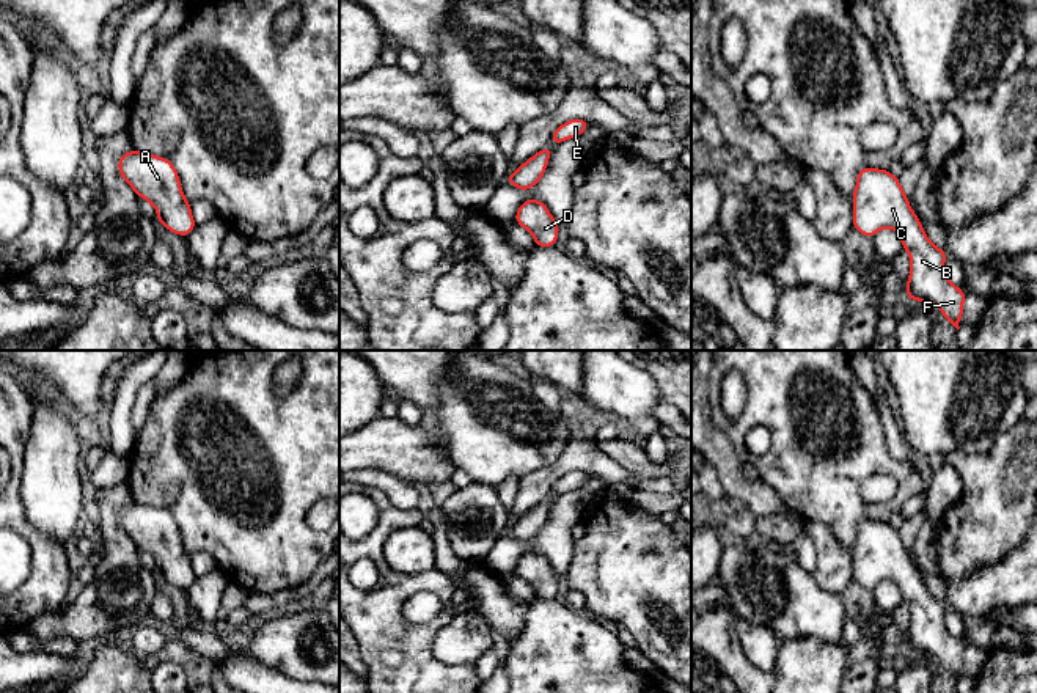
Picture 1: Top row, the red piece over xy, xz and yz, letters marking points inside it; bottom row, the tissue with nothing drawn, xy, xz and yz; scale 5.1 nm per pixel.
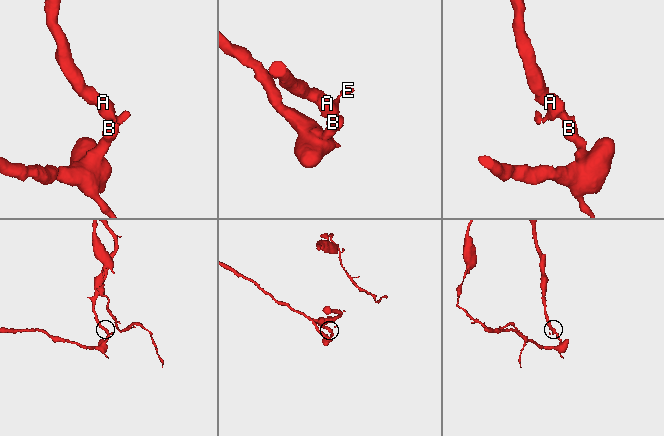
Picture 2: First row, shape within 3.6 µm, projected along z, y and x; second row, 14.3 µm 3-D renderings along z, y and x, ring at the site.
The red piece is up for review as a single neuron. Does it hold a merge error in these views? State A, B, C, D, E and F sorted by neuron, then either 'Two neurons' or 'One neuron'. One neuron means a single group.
Groups: A B C D E F. One neuron

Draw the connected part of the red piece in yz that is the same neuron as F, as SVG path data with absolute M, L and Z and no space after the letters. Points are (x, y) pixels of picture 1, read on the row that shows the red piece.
M861 168L852 201L853 229L863 236L872 239L886 226L897 231L911 266L905 295L938 306L958 330L966 294L946 278L947 253L929 240L899 178L889 170Z

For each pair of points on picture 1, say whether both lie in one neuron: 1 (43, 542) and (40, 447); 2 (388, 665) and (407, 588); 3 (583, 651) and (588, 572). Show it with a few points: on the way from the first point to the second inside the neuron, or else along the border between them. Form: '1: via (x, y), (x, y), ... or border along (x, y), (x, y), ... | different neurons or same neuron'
1: border along (22, 503), (25, 517), (63, 546) | different neurons
2: via (388, 646), (388, 607) | same neuron
3: border along (582, 612), (611, 627) | different neurons

